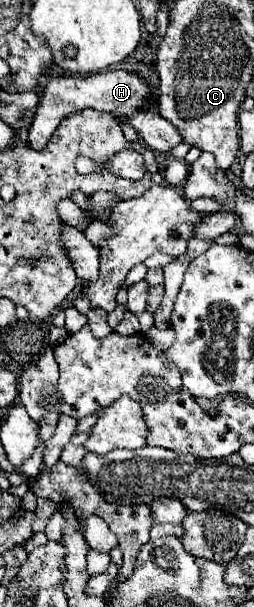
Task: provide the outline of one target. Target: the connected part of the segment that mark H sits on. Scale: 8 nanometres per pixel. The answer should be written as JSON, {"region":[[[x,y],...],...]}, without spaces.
{"region":[[[107,70],[107,72],[99,72],[99,74],[65,74],[65,76],[51,76],[47,80],[47,84],[43,86],[43,94],[37,106],[37,114],[35,114],[35,122],[29,130],[29,144],[35,150],[41,150],[47,140],[53,136],[53,132],[57,130],[57,126],[73,112],[81,110],[81,108],[95,108],[99,112],[109,112],[109,114],[117,114],[117,116],[131,116],[133,112],[137,112],[143,104],[145,98],[149,94],[147,84],[135,76],[133,72],[125,72],[125,70]]]}

